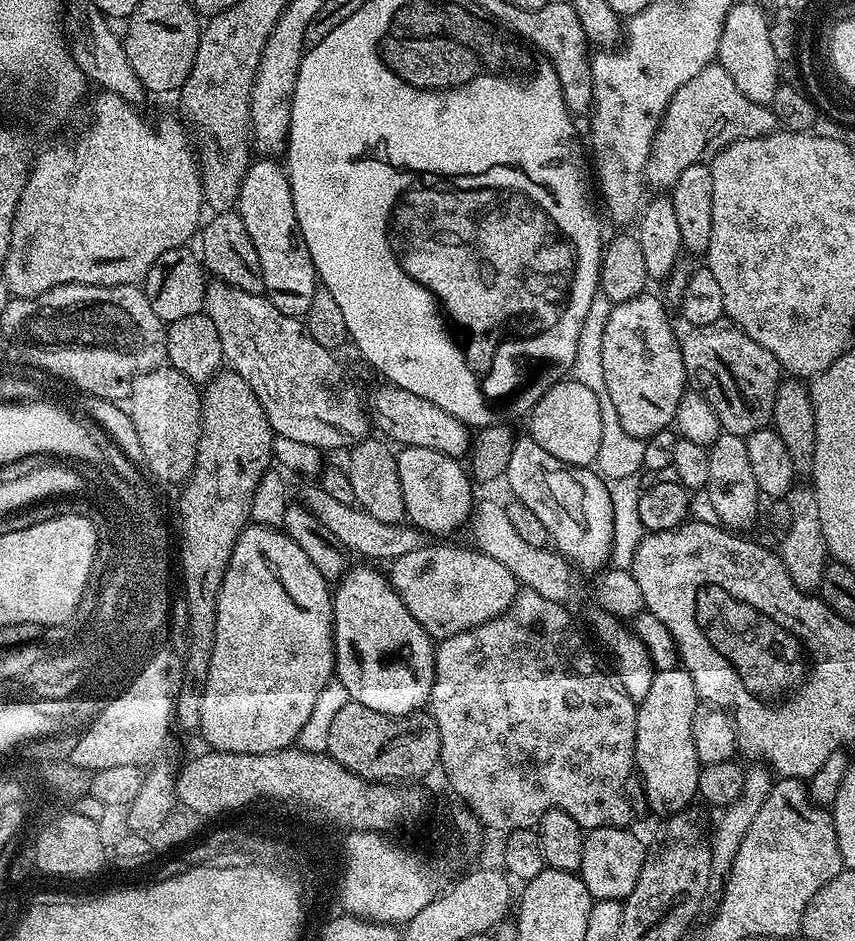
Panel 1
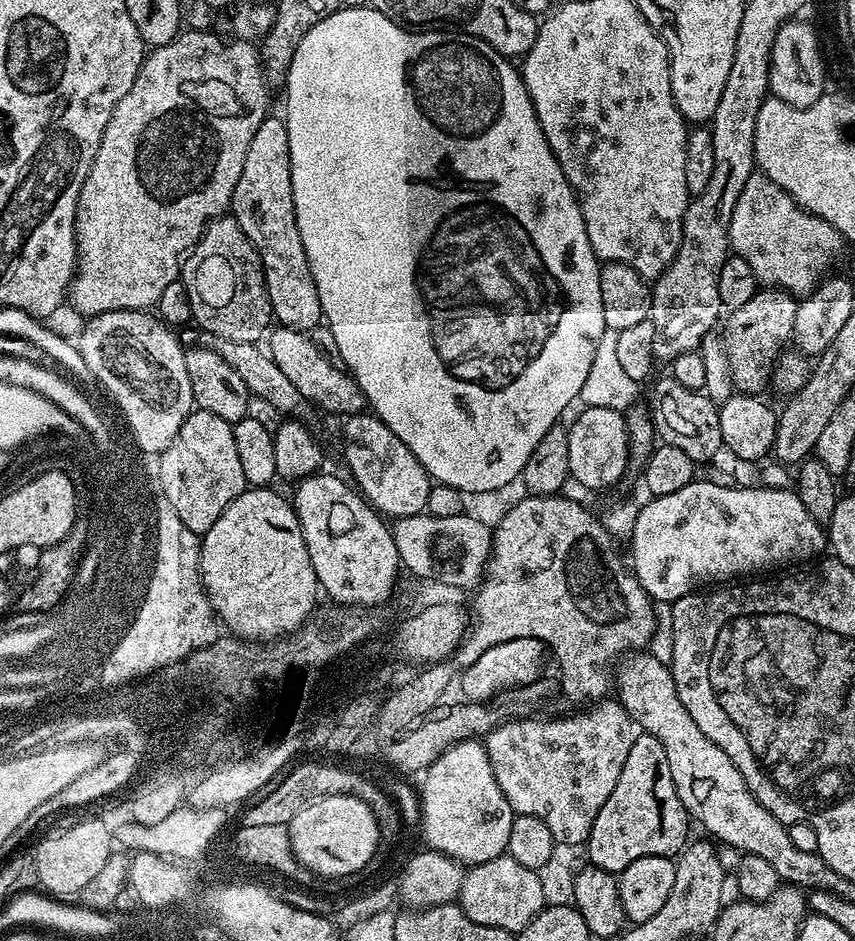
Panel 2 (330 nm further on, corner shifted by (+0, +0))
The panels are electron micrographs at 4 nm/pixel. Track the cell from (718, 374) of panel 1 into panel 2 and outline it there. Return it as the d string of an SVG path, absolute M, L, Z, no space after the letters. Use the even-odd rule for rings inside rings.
M765 287L757 290L750 302L727 313L722 341L732 372L732 386L737 393L760 394L763 388L769 387L772 370L790 340L797 303L797 297L791 292Z

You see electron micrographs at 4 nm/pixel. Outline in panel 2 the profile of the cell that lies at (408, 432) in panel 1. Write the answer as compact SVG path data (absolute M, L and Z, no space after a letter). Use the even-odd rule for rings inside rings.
M283 326L275 329L267 341L266 348L274 362L278 362L278 370L294 382L298 394L309 405L320 407L321 413L336 412L343 418L363 413L366 408L364 392L358 386L358 382L345 369L336 369L330 364L312 341L311 335L303 332L295 332L293 328Z

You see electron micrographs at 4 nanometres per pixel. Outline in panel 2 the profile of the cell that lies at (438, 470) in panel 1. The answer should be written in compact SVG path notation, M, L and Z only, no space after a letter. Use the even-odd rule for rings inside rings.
M357 414L343 421L343 438L344 460L352 471L351 479L377 512L388 518L399 518L418 516L425 511L433 481L422 462L414 458L406 442L402 442L394 430L387 428L374 414Z

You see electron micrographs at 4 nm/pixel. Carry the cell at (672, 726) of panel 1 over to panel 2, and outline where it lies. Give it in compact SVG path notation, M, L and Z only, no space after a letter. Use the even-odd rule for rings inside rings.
M647 734L637 735L630 746L630 754L626 754L626 766L622 766L622 774L618 774L614 791L610 793L610 798L606 798L602 810L598 810L598 818L594 818L594 826L586 841L587 863L591 867L619 874L626 870L626 866L630 866L630 862L638 862L638 858L675 857L689 839L688 824L690 825L690 817L678 798L678 790L674 790L674 778L670 778L670 765L662 751L662 742Z

